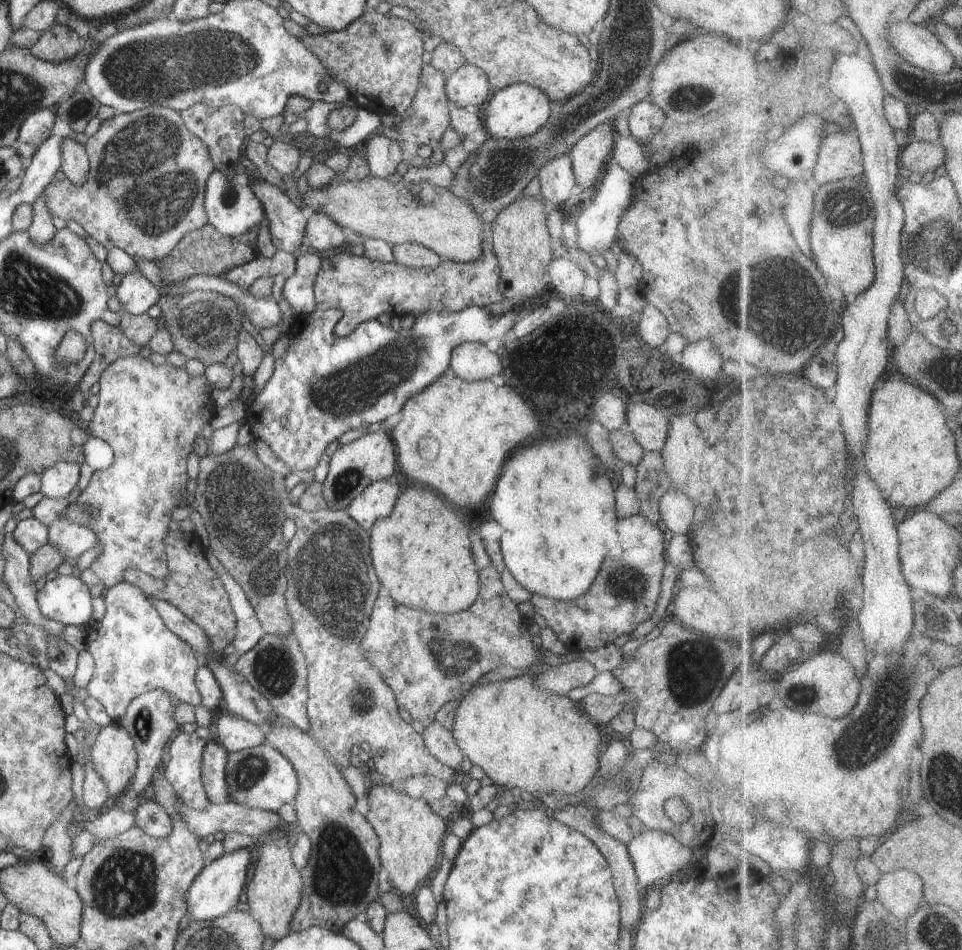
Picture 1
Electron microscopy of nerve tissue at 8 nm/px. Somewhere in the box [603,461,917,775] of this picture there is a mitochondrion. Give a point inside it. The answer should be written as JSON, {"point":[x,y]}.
{"point":[852,751]}

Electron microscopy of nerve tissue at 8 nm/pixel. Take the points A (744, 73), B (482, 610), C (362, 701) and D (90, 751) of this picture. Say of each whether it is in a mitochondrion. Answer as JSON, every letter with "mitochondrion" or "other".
{"A":"other","B":"other","C":"mitochondrion","D":"other"}

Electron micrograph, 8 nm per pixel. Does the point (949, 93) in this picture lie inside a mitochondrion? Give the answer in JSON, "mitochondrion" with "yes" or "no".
{"mitochondrion":"no"}

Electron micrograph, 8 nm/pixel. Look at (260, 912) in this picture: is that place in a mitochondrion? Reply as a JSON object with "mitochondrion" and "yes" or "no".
{"mitochondrion":"no"}

